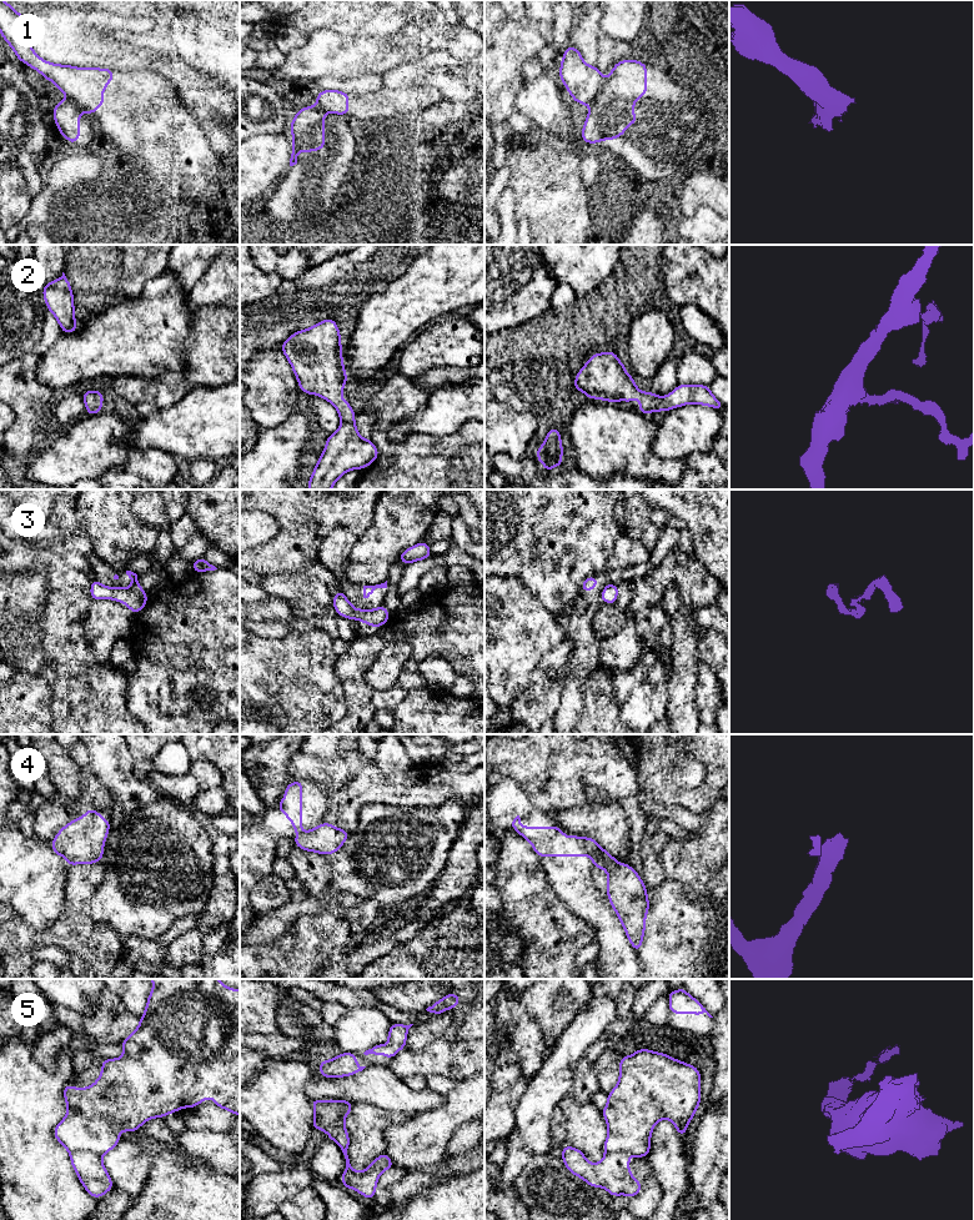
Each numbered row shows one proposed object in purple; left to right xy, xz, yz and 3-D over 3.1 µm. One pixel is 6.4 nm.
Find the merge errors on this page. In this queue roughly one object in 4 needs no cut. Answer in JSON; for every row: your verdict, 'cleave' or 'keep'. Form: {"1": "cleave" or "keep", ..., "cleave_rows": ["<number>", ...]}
{"1": "cleave", "2": "keep", "3": "cleave", "4": "cleave", "5": "cleave", "cleave_rows": ["1", "3", "4", "5"]}

